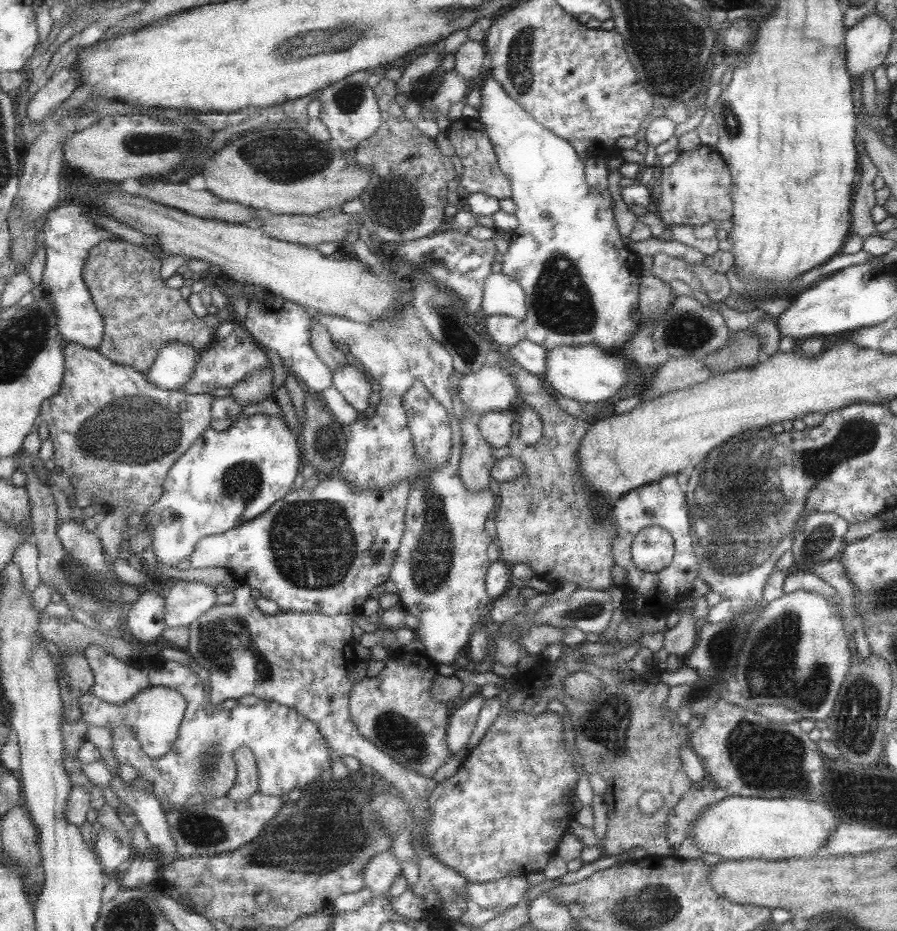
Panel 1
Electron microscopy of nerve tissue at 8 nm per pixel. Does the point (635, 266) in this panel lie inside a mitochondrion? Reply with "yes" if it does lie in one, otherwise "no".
no

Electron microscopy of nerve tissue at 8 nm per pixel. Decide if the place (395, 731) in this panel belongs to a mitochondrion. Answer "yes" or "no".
yes

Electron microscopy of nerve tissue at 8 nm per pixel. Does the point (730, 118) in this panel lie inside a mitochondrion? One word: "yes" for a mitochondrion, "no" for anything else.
yes

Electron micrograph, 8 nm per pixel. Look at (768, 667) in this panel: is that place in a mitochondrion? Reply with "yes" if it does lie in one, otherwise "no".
yes

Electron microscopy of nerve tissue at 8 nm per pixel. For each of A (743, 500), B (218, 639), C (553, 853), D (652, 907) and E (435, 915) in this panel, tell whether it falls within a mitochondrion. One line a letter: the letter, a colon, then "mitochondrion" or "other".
A: mitochondrion
B: mitochondrion
C: other
D: mitochondrion
E: other

